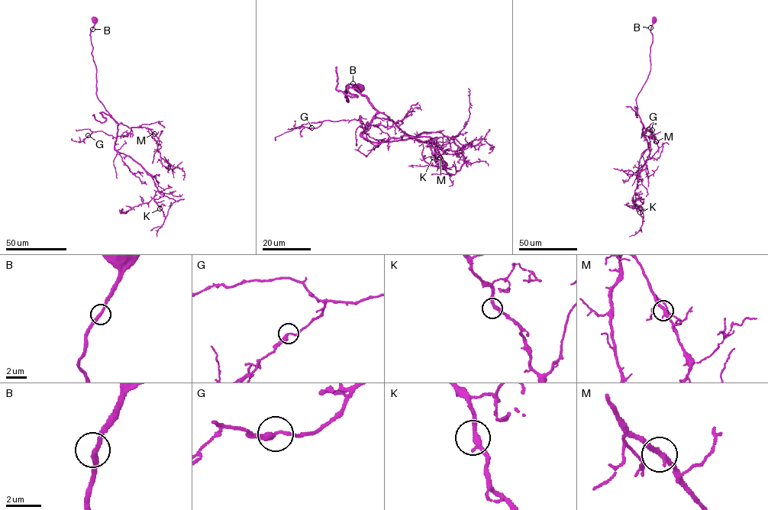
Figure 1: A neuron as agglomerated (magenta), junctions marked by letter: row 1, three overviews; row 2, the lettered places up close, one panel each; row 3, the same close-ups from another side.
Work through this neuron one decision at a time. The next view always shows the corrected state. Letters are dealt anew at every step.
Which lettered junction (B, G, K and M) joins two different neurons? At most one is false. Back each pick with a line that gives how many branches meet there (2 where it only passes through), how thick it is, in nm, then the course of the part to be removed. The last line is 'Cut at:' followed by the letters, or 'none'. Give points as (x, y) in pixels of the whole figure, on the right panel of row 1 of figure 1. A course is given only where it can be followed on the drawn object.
Cut at: none

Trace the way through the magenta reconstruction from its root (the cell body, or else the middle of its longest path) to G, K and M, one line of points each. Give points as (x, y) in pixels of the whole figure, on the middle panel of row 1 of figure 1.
G: (357, 86), (343, 92), (368, 98), (367, 124), (311, 128)
K: (357, 86), (346, 85), (346, 101), (355, 86), (376, 111), (366, 140), (436, 137), (426, 141), (433, 157)
M: (357, 86), (346, 85), (347, 102), (343, 92), (356, 87), (403, 132), (430, 143), (440, 157)

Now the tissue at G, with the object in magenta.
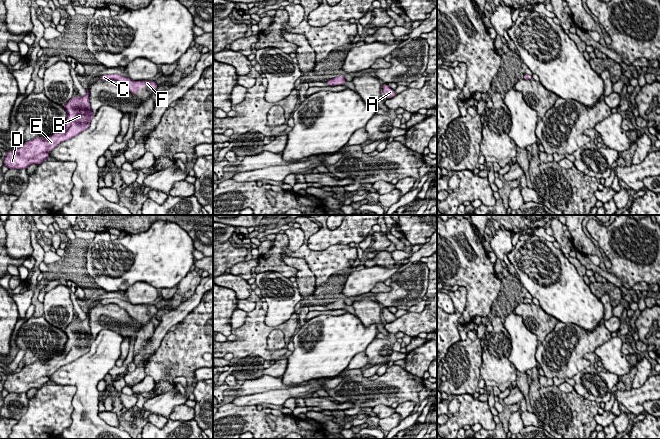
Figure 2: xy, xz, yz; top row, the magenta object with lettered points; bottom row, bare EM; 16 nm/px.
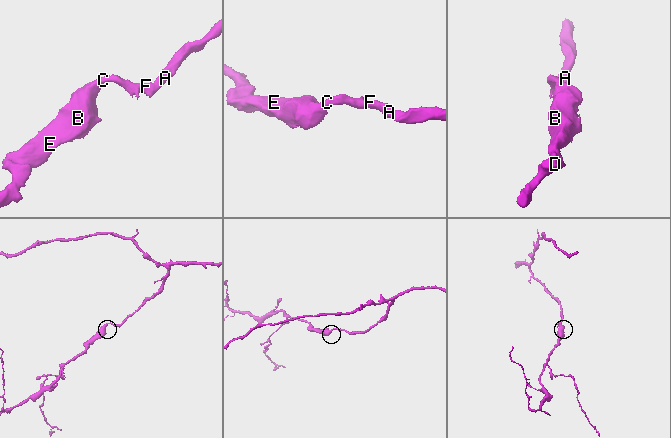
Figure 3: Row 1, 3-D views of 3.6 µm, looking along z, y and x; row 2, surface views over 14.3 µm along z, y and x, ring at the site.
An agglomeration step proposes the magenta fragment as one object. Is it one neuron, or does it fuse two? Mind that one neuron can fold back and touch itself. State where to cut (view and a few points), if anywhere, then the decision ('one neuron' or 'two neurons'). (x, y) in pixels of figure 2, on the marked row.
cut none; one neuron

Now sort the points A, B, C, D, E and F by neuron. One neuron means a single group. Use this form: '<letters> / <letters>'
A B C D E F

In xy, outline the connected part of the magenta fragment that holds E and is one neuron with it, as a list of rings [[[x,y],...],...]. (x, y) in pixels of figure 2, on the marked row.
[[[87,88],[84,97],[77,95],[76,97],[71,98],[65,105],[63,105],[63,107],[67,111],[67,118],[61,130],[54,133],[53,136],[45,138],[36,137],[25,142],[20,148],[8,151],[3,160],[4,165],[9,169],[27,169],[31,164],[40,164],[49,158],[49,152],[57,147],[61,142],[69,140],[88,129],[95,114],[91,110],[89,91]]]

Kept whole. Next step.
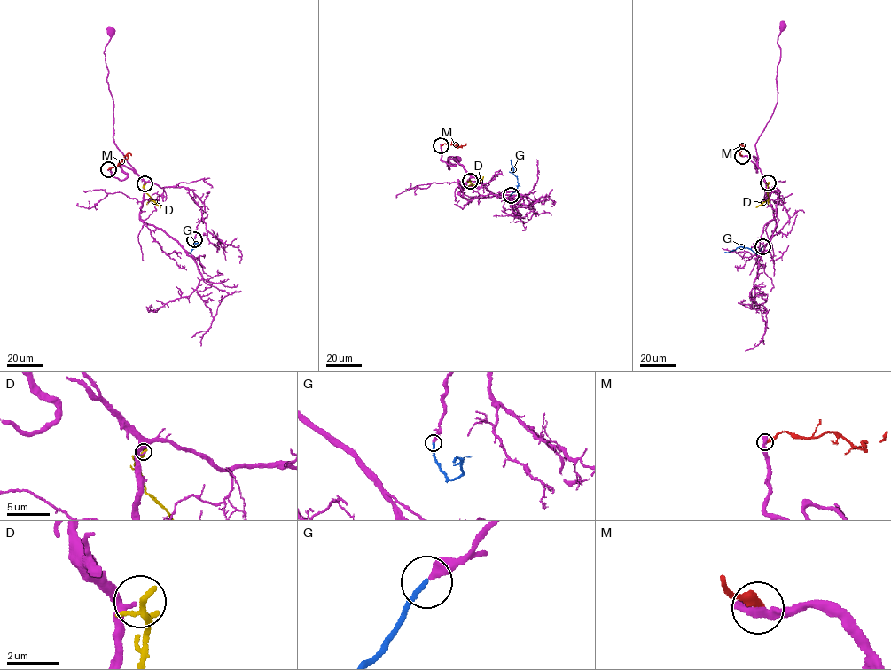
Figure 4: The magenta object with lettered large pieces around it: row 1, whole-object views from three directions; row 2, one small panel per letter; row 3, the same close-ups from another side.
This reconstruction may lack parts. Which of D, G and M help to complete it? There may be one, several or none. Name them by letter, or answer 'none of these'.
G

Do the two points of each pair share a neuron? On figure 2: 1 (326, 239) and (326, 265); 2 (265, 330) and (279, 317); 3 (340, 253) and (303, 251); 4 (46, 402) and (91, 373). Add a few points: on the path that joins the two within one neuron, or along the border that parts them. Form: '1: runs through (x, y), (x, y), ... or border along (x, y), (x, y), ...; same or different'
1: border along (307, 238), (307, 245), (314, 250), (348, 245); different
2: border along (290, 317), (275, 326), (268, 326), (264, 322); different
3: runs through (331, 256), (312, 256); same
4: border along (54, 383), (75, 387), (74, 409); different

